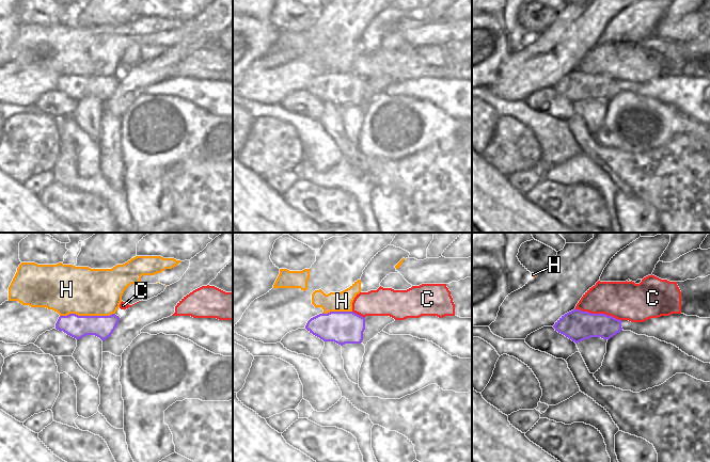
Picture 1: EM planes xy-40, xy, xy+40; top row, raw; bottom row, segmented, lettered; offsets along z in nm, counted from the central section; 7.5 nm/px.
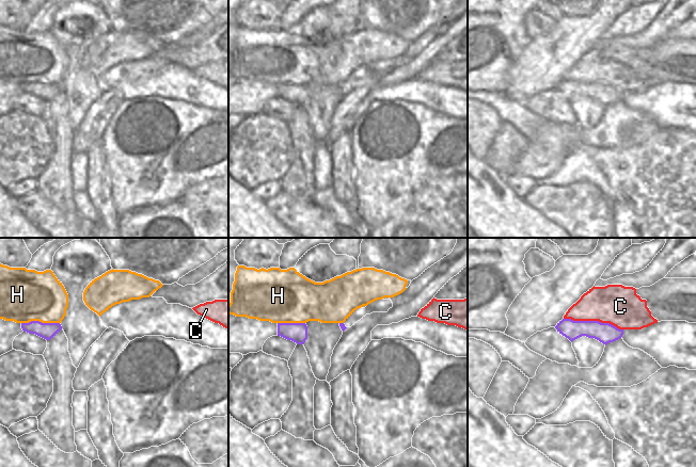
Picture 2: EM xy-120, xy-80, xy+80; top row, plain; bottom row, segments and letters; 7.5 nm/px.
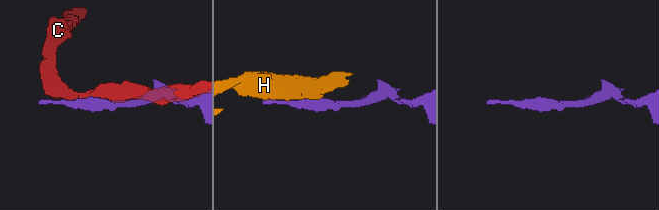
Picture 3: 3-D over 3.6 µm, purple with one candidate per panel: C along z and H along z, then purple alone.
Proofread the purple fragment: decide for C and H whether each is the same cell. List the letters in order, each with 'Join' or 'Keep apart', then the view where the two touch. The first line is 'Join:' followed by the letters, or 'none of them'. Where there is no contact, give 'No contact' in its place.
Join: H
C: Keep apart. Touches purple in xy+40
H: Join. Touches purple in xy-40.

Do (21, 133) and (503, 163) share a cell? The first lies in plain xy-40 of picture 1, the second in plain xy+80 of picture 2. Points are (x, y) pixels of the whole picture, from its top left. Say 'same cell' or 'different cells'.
same cell

